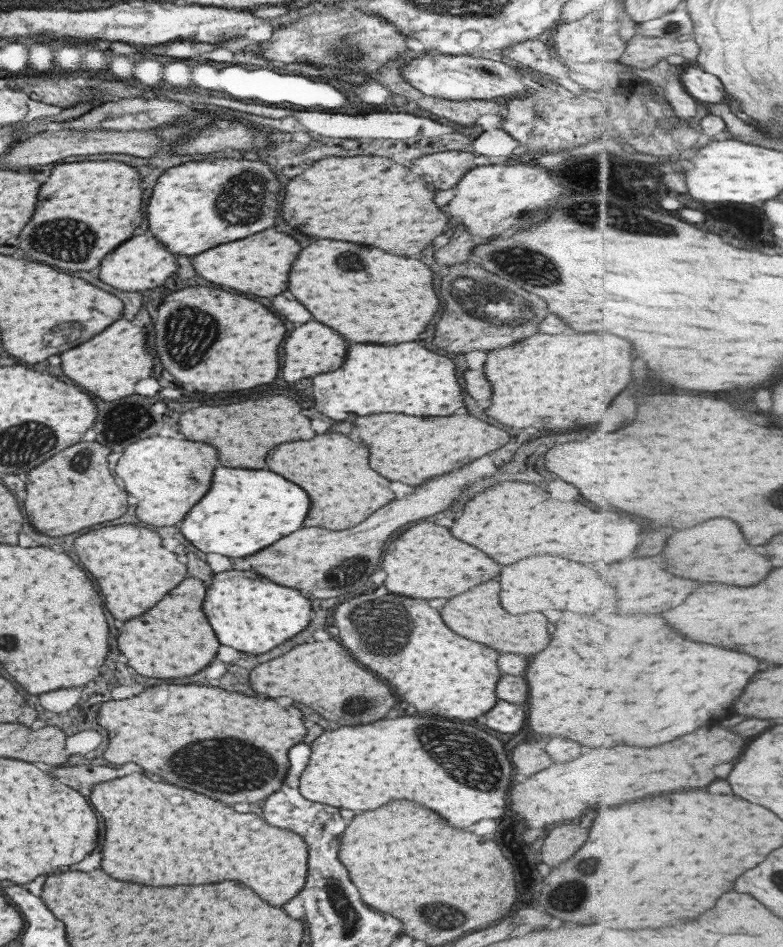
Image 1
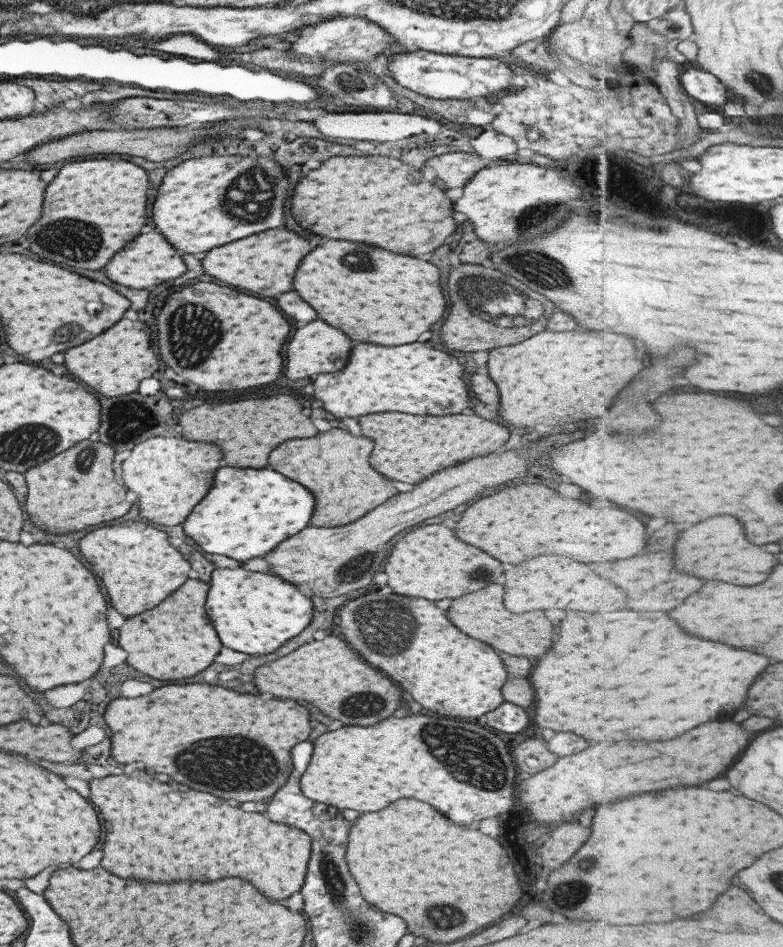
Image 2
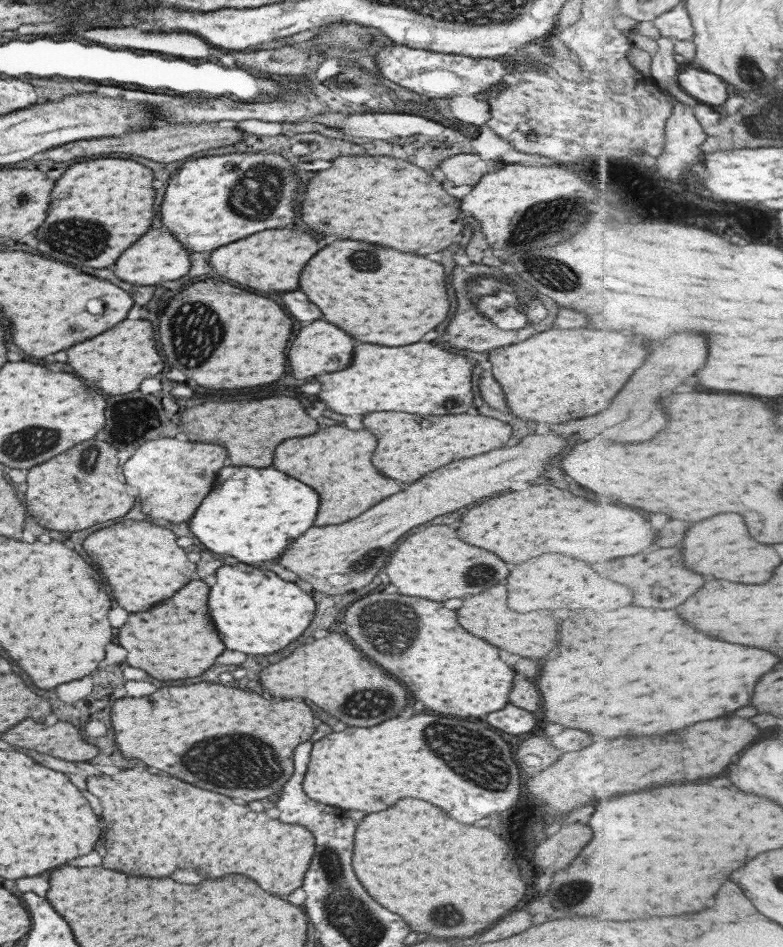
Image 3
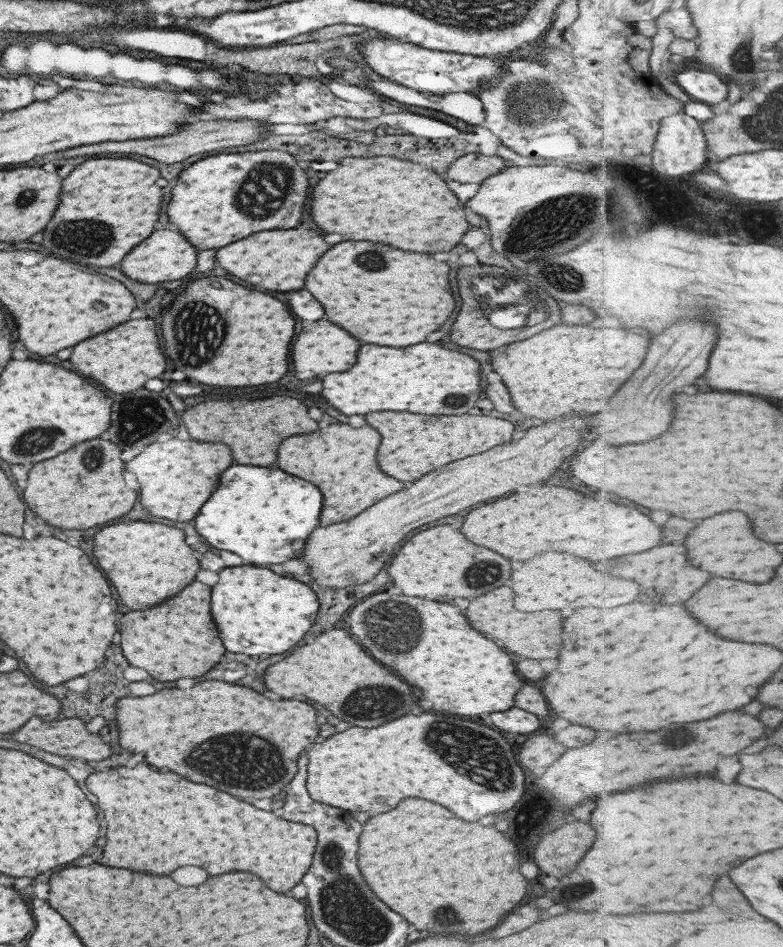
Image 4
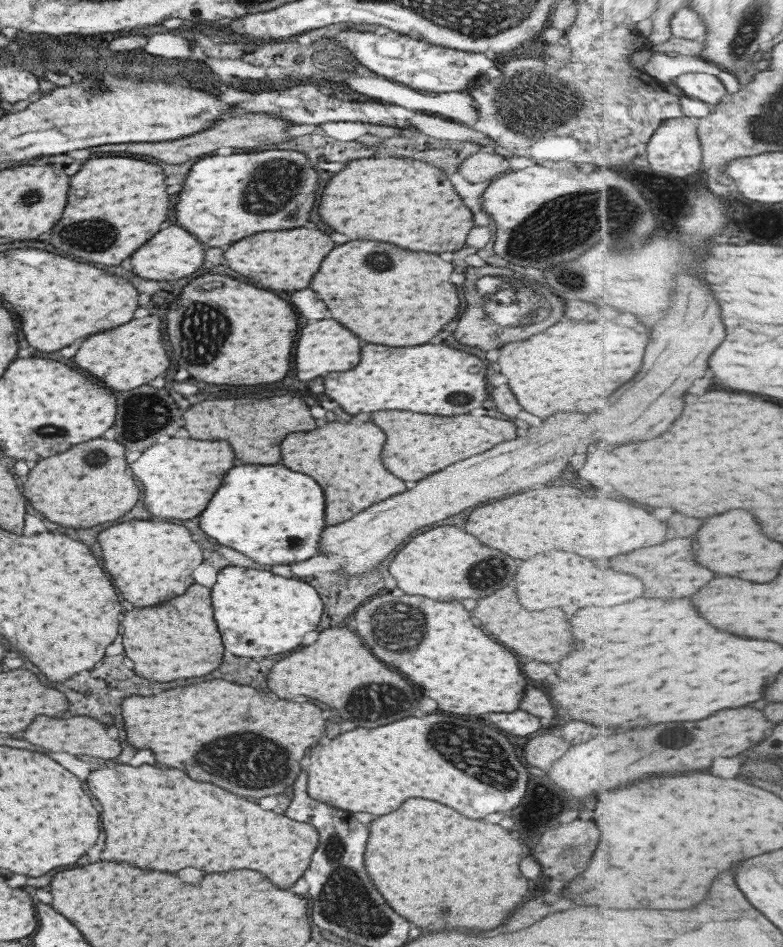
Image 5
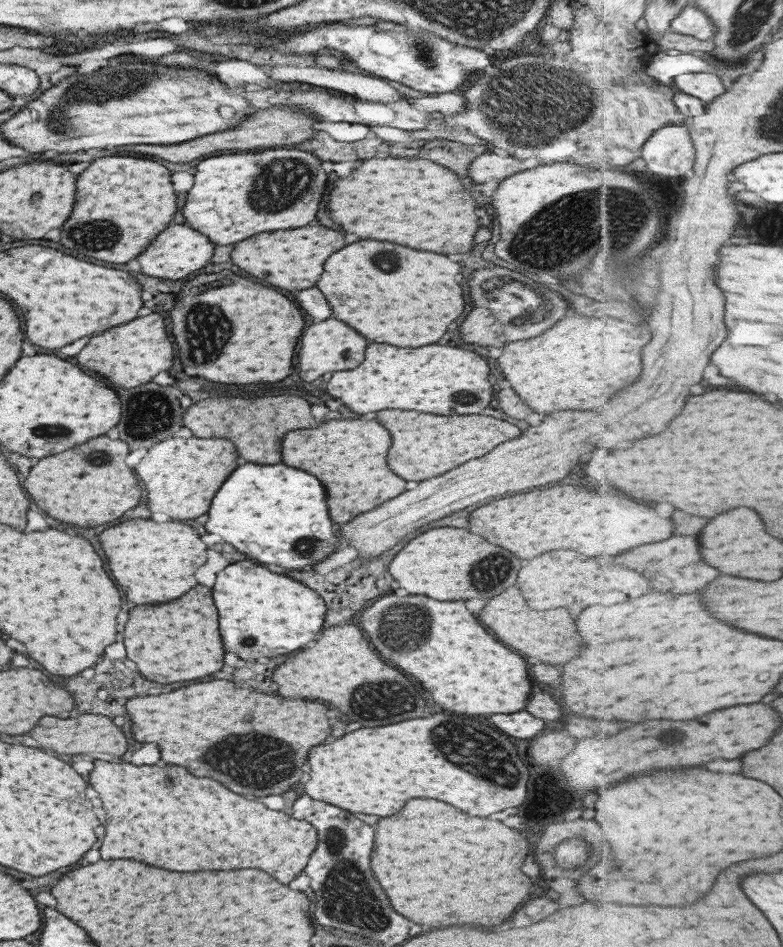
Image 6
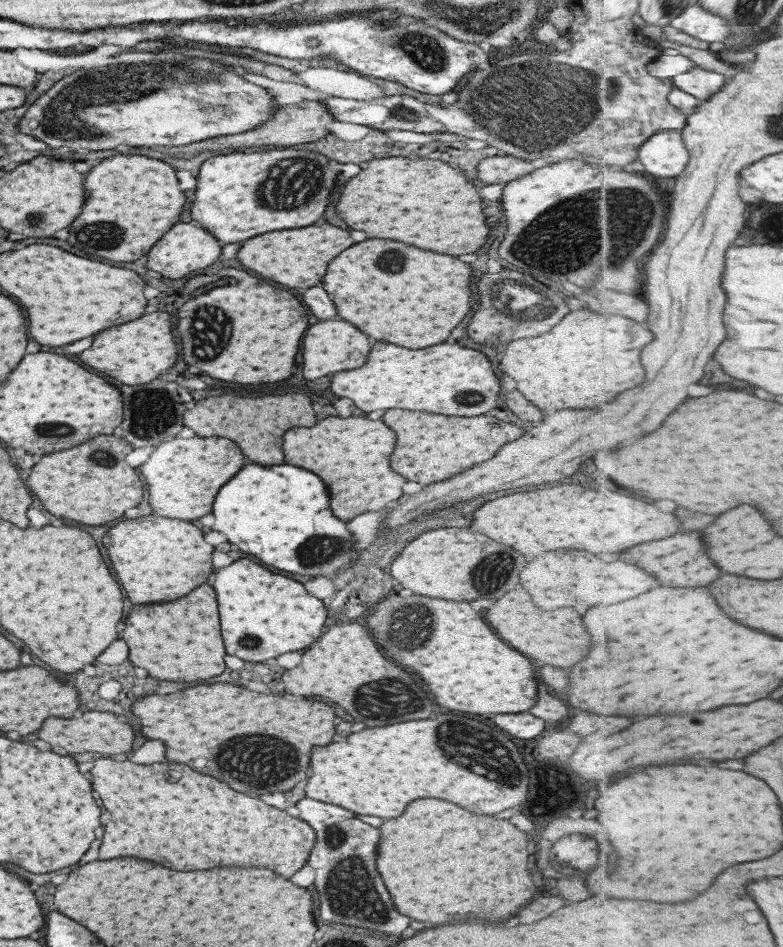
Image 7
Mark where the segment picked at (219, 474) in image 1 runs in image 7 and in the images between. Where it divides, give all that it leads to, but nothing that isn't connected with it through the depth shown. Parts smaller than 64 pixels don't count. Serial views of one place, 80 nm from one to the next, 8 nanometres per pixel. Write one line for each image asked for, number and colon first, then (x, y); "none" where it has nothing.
2: (246, 512)
3: (252, 513)
4: (263, 515)
5: (268, 513)
6: (284, 521)
7: (280, 513)

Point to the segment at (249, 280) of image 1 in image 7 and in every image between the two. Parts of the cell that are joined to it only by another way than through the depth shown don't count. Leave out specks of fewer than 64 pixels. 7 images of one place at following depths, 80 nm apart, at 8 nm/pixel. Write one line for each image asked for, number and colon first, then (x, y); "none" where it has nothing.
2: (264, 263)
3: (270, 261)
4: (278, 260)
5: (285, 260)
6: (292, 259)
7: (294, 258)

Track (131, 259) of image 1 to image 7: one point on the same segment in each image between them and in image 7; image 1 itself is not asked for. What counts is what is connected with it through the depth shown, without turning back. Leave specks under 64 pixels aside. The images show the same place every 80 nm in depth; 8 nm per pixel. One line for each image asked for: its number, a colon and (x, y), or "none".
2: (147, 259)
3: (155, 257)
4: (165, 255)
5: (171, 254)
6: (177, 251)
7: (184, 248)

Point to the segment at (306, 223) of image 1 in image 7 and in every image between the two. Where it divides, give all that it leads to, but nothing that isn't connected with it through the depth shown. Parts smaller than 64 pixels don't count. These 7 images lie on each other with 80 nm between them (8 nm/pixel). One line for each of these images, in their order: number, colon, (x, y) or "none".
2: (372, 199)
3: (378, 199)
4: (380, 199)
5: (411, 204)
6: (427, 210)
7: (433, 208)

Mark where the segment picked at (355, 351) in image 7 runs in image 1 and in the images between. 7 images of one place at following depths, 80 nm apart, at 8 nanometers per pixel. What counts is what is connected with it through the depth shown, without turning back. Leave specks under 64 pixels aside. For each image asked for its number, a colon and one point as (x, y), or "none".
1: (311, 348)
2: (315, 348)
3: (317, 348)
4: (321, 348)
5: (324, 346)
6: (330, 345)

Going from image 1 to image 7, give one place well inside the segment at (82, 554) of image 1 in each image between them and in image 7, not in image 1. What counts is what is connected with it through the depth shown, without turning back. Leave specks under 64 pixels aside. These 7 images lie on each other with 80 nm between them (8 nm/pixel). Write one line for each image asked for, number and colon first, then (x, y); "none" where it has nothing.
2: (137, 567)
3: (143, 565)
4: (145, 562)
5: (149, 562)
6: (151, 562)
7: (169, 555)

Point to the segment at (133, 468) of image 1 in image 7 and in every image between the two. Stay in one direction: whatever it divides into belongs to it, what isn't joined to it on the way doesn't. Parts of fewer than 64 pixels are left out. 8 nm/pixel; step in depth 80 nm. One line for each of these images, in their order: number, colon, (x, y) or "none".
2: (169, 476)
3: (171, 477)
4: (174, 481)
5: (178, 477)
6: (180, 476)
7: (182, 476)

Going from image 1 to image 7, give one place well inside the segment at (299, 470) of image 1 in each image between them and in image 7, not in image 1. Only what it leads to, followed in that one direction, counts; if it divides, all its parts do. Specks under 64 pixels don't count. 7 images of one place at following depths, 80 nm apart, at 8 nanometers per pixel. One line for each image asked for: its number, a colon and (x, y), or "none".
2: (332, 465)
3: (335, 462)
4: (340, 460)
5: (344, 459)
6: (351, 467)
7: (363, 482)

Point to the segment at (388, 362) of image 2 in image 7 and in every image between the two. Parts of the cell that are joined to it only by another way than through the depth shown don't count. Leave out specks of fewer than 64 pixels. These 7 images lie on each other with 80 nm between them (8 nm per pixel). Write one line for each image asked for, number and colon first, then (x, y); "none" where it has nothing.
3: (422, 379)
4: (424, 379)
5: (430, 379)
6: (434, 379)
7: (446, 379)

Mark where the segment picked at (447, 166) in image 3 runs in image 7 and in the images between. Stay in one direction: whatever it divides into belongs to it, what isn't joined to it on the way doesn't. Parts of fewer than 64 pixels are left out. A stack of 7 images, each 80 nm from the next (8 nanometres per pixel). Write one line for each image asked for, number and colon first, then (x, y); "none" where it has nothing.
4: (474, 167)
5: (478, 167)
6: (487, 166)
7: (500, 168)

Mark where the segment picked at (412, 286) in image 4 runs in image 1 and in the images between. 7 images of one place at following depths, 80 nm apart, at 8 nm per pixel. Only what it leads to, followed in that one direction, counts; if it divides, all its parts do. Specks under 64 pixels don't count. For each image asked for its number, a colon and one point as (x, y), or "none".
1: (365, 295)
2: (379, 297)
3: (378, 296)

